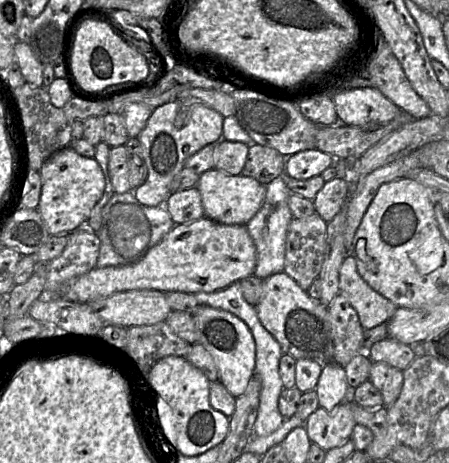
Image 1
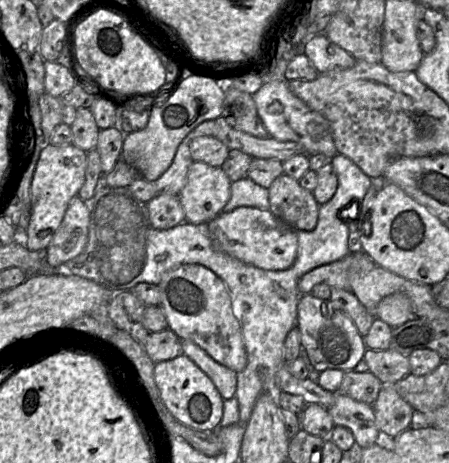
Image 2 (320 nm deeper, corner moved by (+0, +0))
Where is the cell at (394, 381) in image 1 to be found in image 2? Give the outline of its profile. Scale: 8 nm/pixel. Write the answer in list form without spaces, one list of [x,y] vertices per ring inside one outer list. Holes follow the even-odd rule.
[[[383,385],[372,406],[381,434],[395,438],[413,424],[414,409],[398,394],[393,385]]]

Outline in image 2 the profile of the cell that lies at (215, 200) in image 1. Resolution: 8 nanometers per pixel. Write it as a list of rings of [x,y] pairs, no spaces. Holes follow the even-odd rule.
[[[193,162],[178,196],[185,222],[208,223],[218,216],[229,201],[231,183],[221,167]]]

